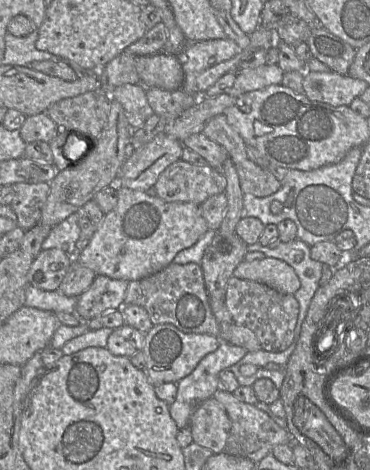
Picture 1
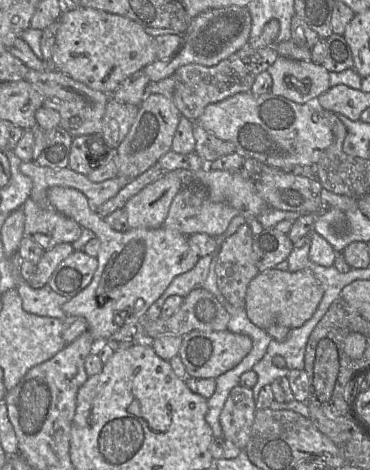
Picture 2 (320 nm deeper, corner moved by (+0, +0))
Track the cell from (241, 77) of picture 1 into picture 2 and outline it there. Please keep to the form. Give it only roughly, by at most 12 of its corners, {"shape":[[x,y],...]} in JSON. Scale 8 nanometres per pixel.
{"shape":[[278,56],[271,92],[298,104],[331,87],[312,61]]}

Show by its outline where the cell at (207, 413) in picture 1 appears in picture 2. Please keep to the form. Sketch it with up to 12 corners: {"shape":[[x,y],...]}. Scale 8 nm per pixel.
{"shape":[[234,387],[219,421],[244,450],[256,412],[251,388]]}

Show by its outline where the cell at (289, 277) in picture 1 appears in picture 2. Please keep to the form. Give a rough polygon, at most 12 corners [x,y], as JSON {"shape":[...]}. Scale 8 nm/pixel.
{"shape":[[275,268],[248,285],[244,309],[265,330],[301,327],[323,288],[309,269]]}

